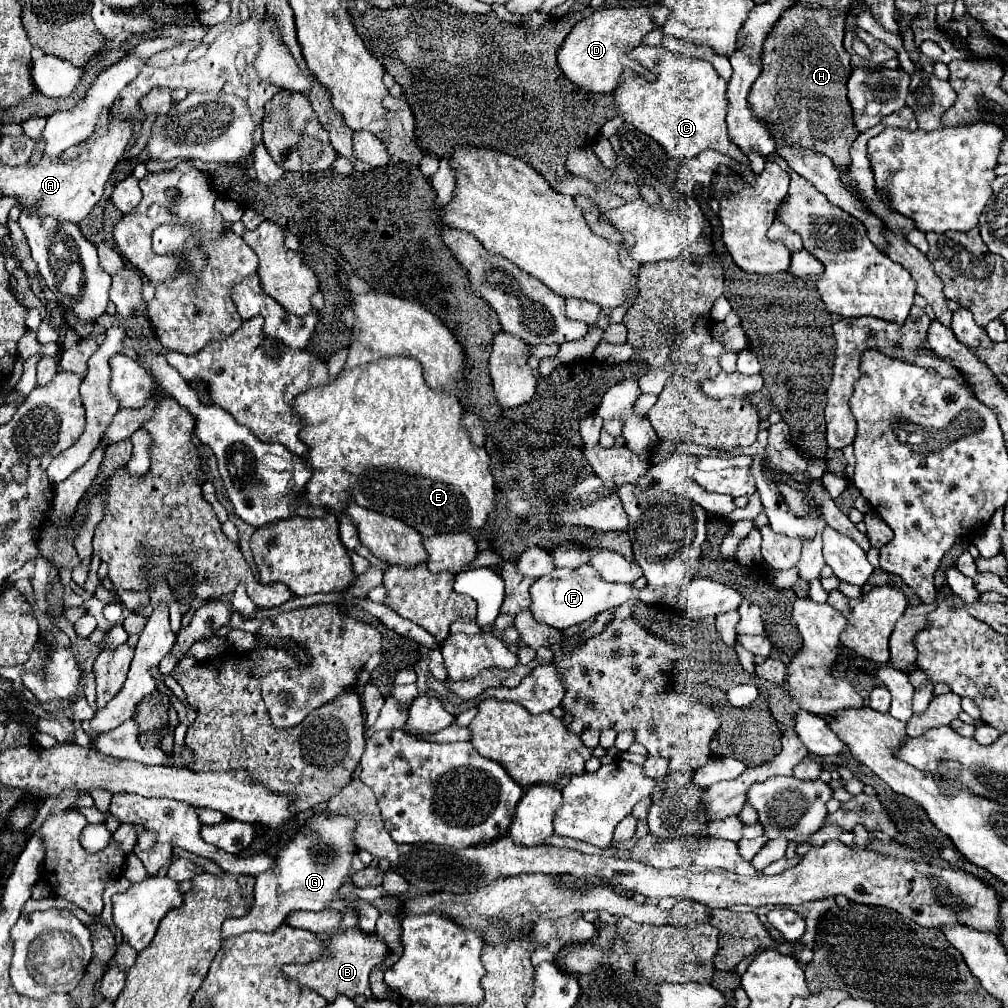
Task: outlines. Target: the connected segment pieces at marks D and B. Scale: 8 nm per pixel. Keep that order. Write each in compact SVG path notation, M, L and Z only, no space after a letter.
M663 4L645 6L639 10L631 8L601 8L583 22L579 22L571 34L565 38L557 62L561 72L577 86L589 90L589 92L601 92L609 94L621 84L621 76L625 70L631 70L639 74L643 66L629 56L629 50L643 44L643 38L655 30L661 28L661 22L669 18L669 8Z
M347 928L341 934L329 936L325 940L325 946L329 950L325 954L321 954L315 962L283 966L283 974L287 976L287 980L297 982L301 988L309 988L309 990L317 992L327 1002L331 1002L337 994L343 994L347 998L353 998L353 996L361 994L361 996L367 996L369 998L371 996L369 972L371 972L373 966L381 964L385 960L385 956L389 954L387 944L381 942L375 934L373 936L365 936L357 928Z

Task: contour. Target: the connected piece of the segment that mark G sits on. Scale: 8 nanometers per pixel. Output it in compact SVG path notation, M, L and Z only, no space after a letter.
M317 812L317 828L321 828L321 836L295 834L295 838L289 840L287 846L277 854L277 868L257 876L251 912L243 918L223 922L221 944L245 932L273 934L291 912L323 910L325 904L337 896L339 886L349 878L351 858L357 850L353 848L353 840L349 840L353 834L353 820L345 820L345 816L321 816L321 812Z

